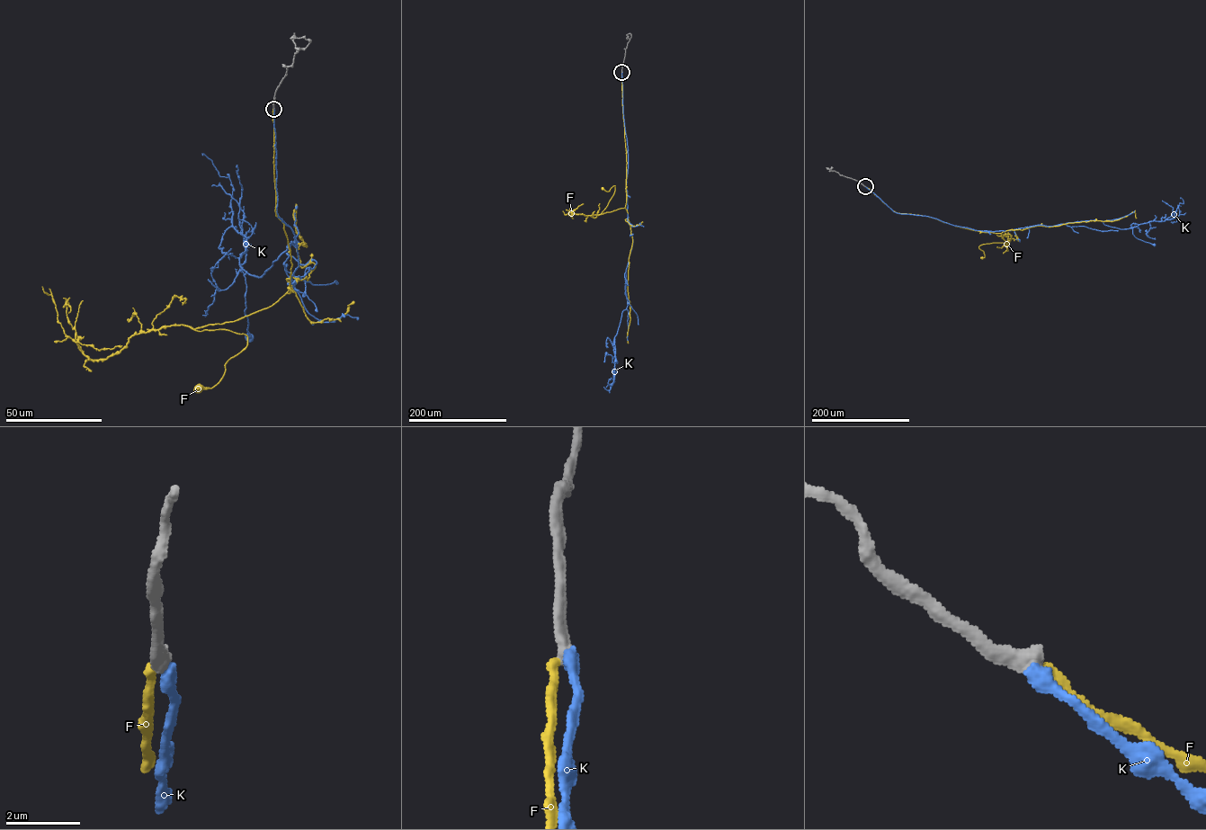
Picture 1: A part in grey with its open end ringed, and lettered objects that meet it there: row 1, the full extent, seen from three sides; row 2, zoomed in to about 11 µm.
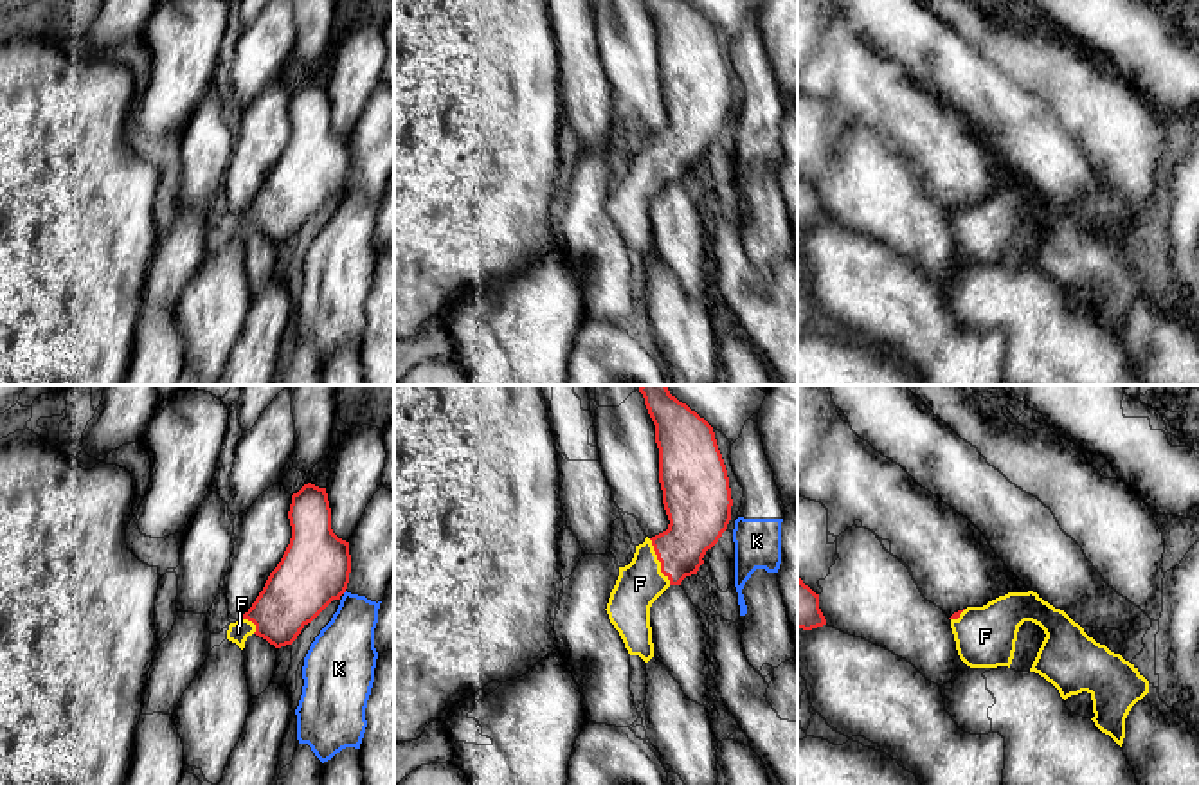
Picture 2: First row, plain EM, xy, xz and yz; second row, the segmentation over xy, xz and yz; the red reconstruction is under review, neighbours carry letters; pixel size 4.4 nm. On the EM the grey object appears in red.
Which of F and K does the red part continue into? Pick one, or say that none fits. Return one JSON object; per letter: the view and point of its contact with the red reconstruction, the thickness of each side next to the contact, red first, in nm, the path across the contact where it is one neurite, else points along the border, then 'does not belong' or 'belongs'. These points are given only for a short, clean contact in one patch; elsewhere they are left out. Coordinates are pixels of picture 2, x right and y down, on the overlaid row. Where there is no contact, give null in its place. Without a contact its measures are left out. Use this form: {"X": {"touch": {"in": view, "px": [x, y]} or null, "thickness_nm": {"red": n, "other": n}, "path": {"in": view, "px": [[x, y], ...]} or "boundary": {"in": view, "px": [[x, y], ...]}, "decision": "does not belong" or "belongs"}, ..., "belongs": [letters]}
{"F": {"touch": {"in": "xz", "px": [659, 560]}, "thickness_nm": {"red": 260, "other": 200}, "path": {"in": "xz", "px": [[697, 519], [659, 560], [640, 584]]}, "decision": "belongs"}, "K": {"touch": null, "decision": "does not belong"}, "belongs": ["F"]}

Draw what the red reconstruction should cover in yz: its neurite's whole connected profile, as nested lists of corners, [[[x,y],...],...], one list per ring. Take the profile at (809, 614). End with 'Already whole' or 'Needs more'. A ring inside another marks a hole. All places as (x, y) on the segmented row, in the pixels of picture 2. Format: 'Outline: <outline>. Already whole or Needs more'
Outline: [[[798,578],[798,628],[812,630],[826,625],[826,619],[819,609],[819,594]]]. Already whole

